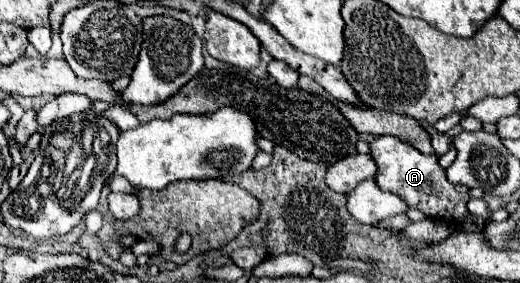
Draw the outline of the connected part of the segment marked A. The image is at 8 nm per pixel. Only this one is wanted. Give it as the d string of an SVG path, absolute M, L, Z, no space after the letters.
M380 136L372 140L370 148L372 148L372 158L378 166L374 180L382 190L398 194L410 208L418 208L428 218L462 222L468 216L468 210L466 210L466 202L470 200L468 188L462 186L460 190L460 186L454 186L448 182L448 178L444 176L444 170L438 166L438 156L424 156L410 144L392 136Z

